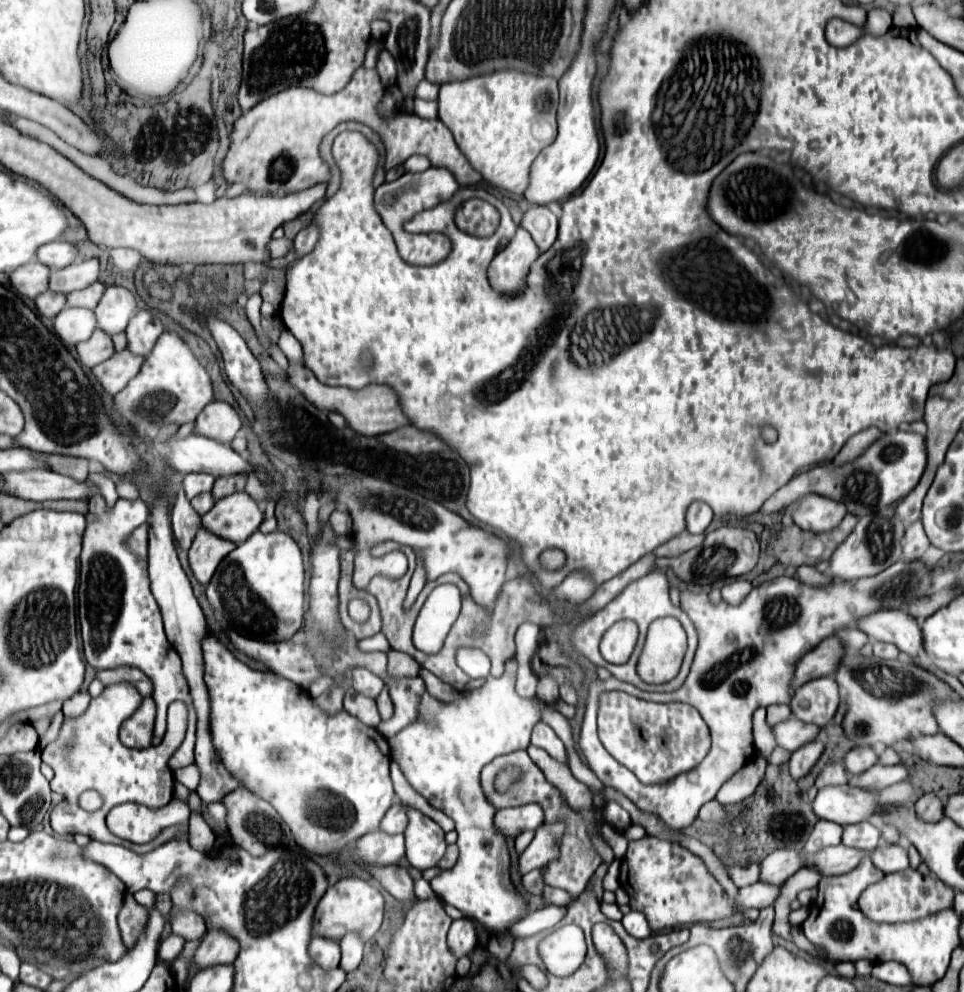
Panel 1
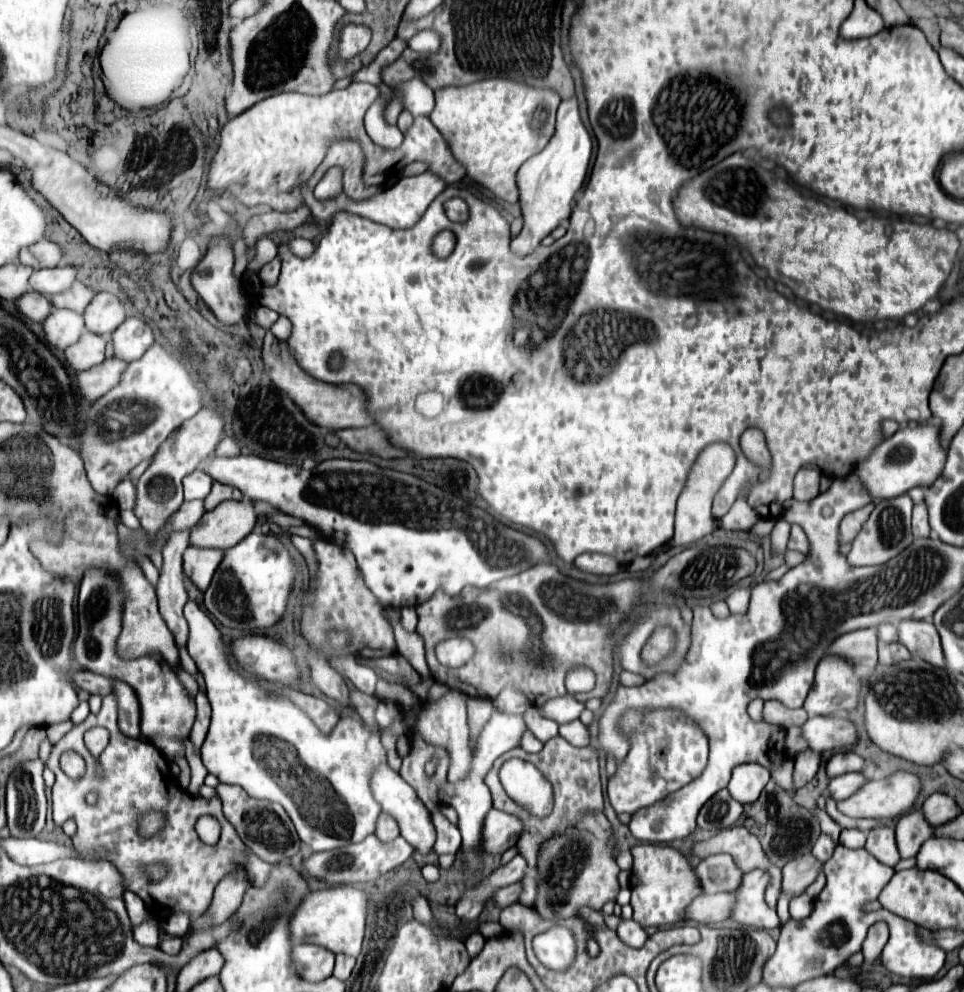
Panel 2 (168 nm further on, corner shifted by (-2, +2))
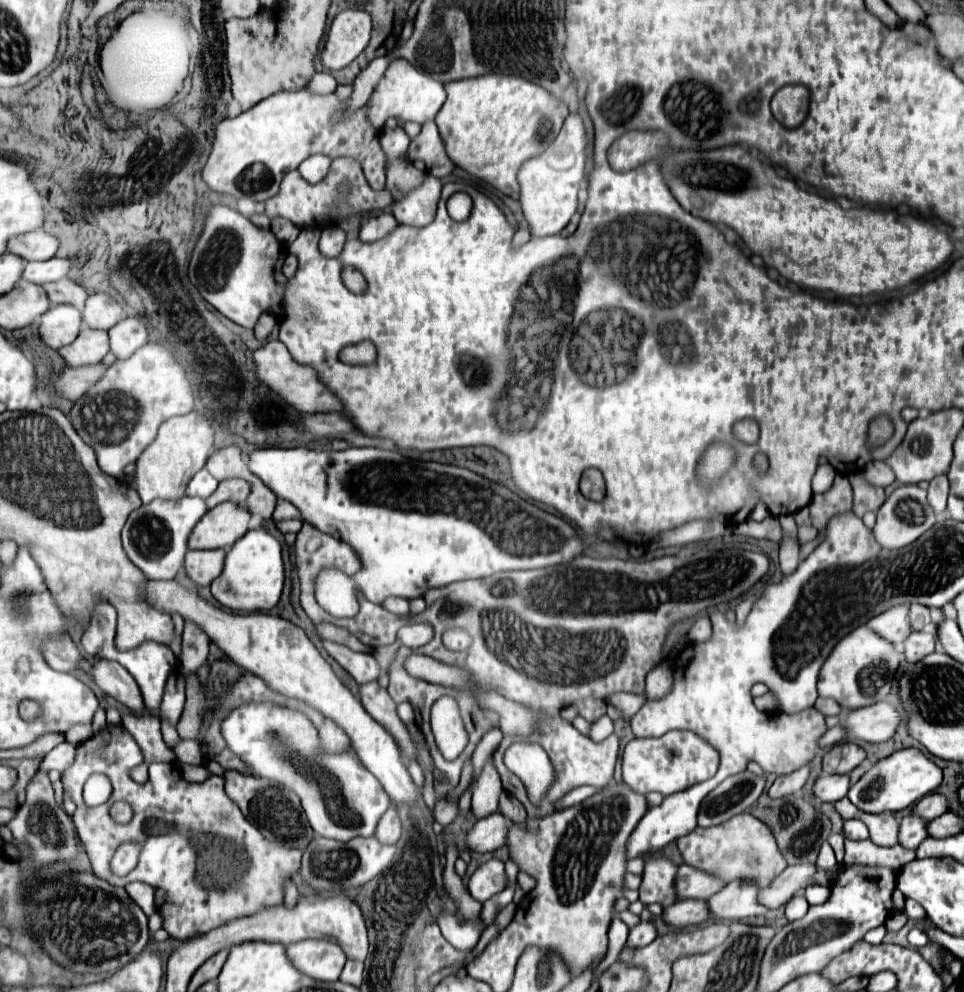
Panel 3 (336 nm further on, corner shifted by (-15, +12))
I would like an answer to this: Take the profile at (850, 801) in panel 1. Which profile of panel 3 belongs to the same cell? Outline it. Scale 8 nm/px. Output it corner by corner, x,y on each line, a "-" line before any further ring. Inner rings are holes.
902,748
892,752
890,756
878,760
848,792
852,804
870,814
880,812
898,812
912,804
916,804
926,794
934,792
942,782
942,770
926,758
918,748

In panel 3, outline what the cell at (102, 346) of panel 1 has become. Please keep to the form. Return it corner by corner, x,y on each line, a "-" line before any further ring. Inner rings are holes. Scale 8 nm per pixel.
82,328
78,338
72,344
60,348
58,354
70,368
98,364
108,354
108,332

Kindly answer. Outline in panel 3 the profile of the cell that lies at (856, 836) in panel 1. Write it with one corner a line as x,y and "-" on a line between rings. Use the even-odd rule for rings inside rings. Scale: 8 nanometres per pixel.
858,818
846,820
842,832
844,832
844,838
848,838
848,840
866,840
868,838
868,828

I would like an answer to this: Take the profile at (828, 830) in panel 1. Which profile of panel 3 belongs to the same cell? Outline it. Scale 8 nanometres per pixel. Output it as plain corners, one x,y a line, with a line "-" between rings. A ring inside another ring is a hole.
832,834
828,838
828,842
830,842
830,846
832,846
834,854
836,854
838,864
842,864
842,860
844,860
844,836
842,834

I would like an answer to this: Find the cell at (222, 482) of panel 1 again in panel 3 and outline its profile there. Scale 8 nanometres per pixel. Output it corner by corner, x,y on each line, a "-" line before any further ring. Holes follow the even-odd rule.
240,478
222,480
218,484
216,492
206,500
206,506
208,508
214,508
214,506
218,506
222,502
234,502
234,504
244,506
248,494
250,494
250,486
248,486
246,480
240,480

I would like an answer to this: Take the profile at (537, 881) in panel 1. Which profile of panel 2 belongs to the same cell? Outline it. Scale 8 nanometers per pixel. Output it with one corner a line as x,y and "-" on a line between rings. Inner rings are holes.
515,882
515,884
511,884
511,886
505,886
505,888
497,890
497,894
495,894
495,904
497,904
497,906
503,906
503,908
509,906
509,904
515,904
515,902
519,900
521,892
523,892
523,884
521,884
521,882

